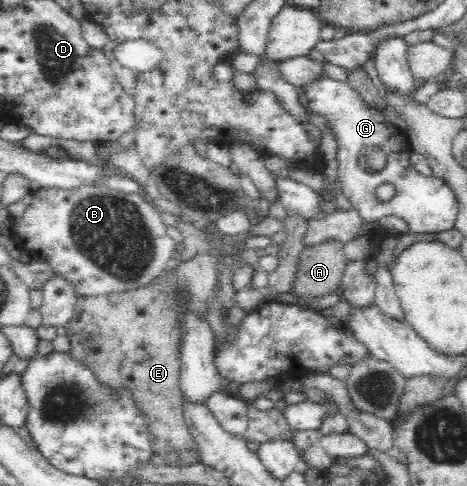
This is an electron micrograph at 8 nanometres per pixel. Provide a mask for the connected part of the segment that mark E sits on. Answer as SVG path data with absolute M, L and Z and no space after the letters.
M209 253L195 255L189 261L175 265L173 269L162 271L155 281L147 286L137 286L133 290L109 294L79 297L72 318L65 323L65 333L70 347L68 352L79 362L91 367L97 380L113 390L129 390L137 409L145 414L148 435L153 441L155 458L159 463L170 467L186 467L200 462L195 438L189 431L183 415L182 391L180 390L181 345L183 345L183 326L181 317L185 313L196 315L208 321L211 299L215 297L219 283L219 259Z

